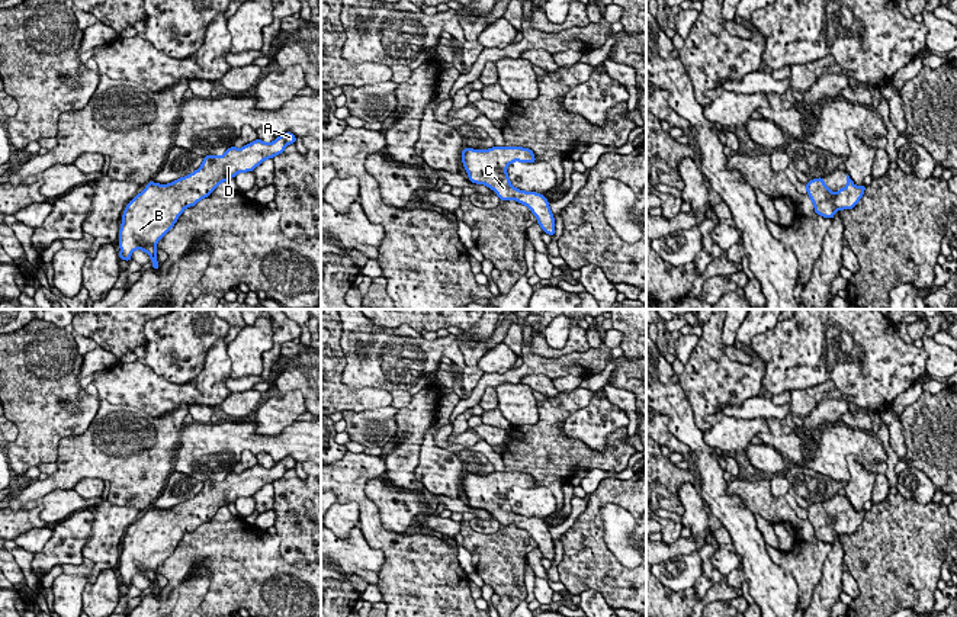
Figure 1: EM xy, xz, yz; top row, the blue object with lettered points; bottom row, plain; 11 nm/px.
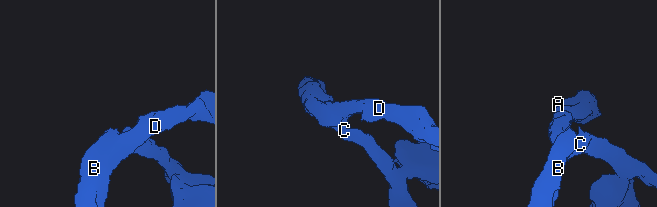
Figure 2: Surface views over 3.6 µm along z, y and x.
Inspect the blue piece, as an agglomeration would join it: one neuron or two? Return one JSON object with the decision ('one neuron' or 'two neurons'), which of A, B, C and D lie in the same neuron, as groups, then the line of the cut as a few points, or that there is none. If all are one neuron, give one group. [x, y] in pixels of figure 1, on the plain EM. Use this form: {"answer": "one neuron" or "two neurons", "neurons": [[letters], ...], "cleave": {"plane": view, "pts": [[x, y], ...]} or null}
{"answer": "one neuron", "neurons": [["A", "B", "C", "D"]], "cleave": null}

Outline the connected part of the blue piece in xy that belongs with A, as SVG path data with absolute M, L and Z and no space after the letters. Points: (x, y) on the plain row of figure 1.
M292 457L282 459L270 469L257 463L243 473L228 473L224 481L203 482L196 497L173 508L147 508L123 536L119 555L121 585L131 587L131 579L142 575L151 582L152 594L158 595L155 571L174 552L186 533L195 531L219 508L228 507L238 498L254 497L264 485L282 479L295 466Z

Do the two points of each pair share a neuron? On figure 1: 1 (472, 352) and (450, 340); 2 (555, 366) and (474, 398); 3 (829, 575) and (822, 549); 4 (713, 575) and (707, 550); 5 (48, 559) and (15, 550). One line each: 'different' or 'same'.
1: different
2: same
3: different
4: same
5: different

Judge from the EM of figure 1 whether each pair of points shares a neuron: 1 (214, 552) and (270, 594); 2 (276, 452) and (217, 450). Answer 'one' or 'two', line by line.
1: one
2: one

